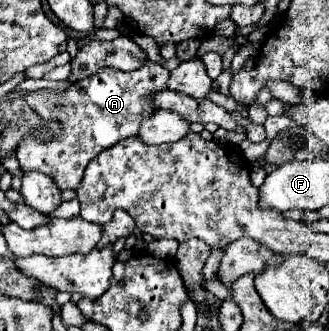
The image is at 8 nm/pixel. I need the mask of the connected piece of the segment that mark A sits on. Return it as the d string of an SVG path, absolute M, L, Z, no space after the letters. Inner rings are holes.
M146 60L146 62L142 62L142 66L138 70L132 70L132 72L120 72L116 68L104 68L104 70L96 72L94 76L88 76L88 78L84 78L80 82L74 82L66 90L66 94L58 98L56 106L54 106L54 94L50 94L50 92L38 90L38 92L26 94L24 96L26 104L30 108L34 108L34 112L44 120L44 126L42 128L32 128L24 136L24 140L18 144L16 158L20 162L20 168L24 172L38 170L38 172L50 176L58 184L60 190L78 190L78 186L82 182L84 168L94 156L98 156L102 150L110 148L112 144L118 144L120 140L126 140L130 136L138 136L140 124L144 122L144 118L148 118L148 116L152 116L156 112L154 92L166 90L168 80L170 80L170 70L168 68L164 68L162 64ZM52 120L60 122L60 132L58 134L54 134L50 130Z

